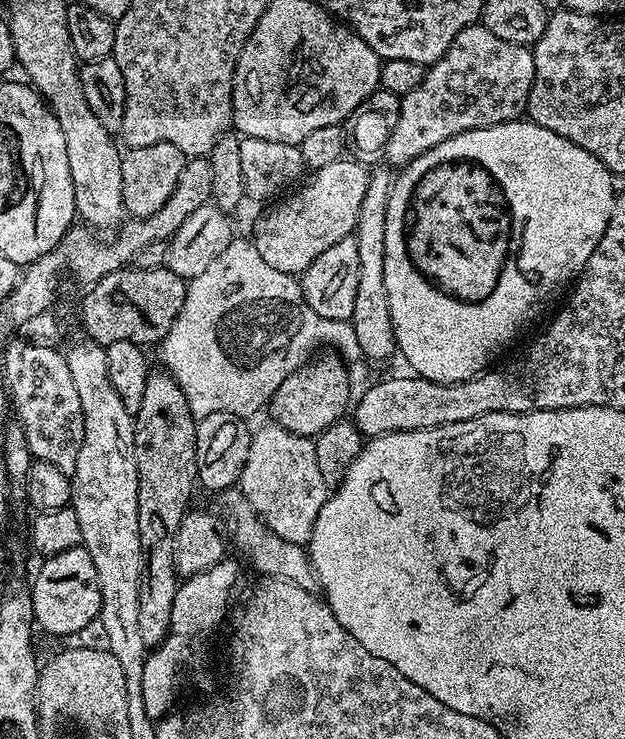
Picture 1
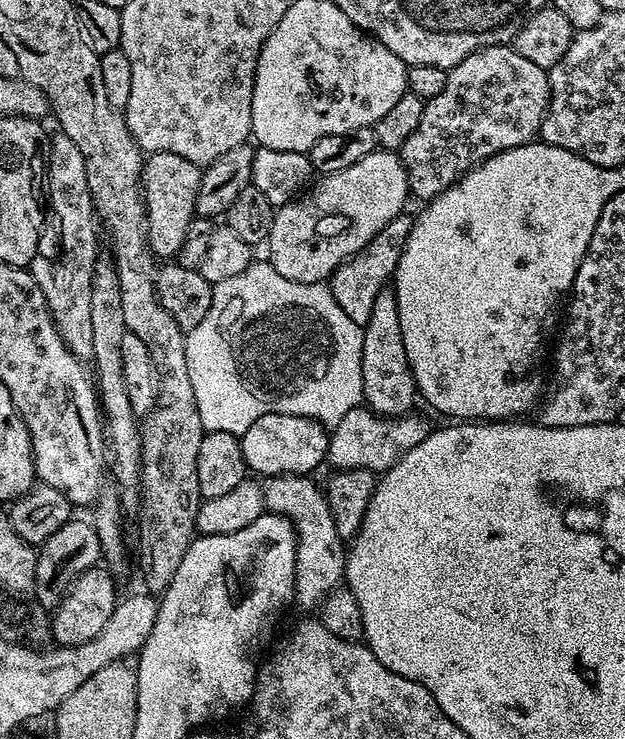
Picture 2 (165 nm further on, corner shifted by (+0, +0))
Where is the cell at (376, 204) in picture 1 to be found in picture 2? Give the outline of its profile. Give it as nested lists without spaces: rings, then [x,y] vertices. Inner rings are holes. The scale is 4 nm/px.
[[[385,286],[374,300],[369,321],[363,326],[362,338],[362,386],[363,403],[378,416],[406,416],[418,404],[416,380],[408,369],[406,342],[402,342],[402,322],[398,318],[396,293]]]

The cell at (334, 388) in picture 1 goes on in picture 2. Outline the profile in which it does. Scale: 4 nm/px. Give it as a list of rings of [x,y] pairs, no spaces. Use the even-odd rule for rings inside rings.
[[[262,414],[240,435],[242,458],[245,469],[260,478],[270,476],[295,476],[297,474],[312,474],[321,463],[325,463],[328,454],[329,429],[312,420],[308,416],[291,416],[290,414]]]

